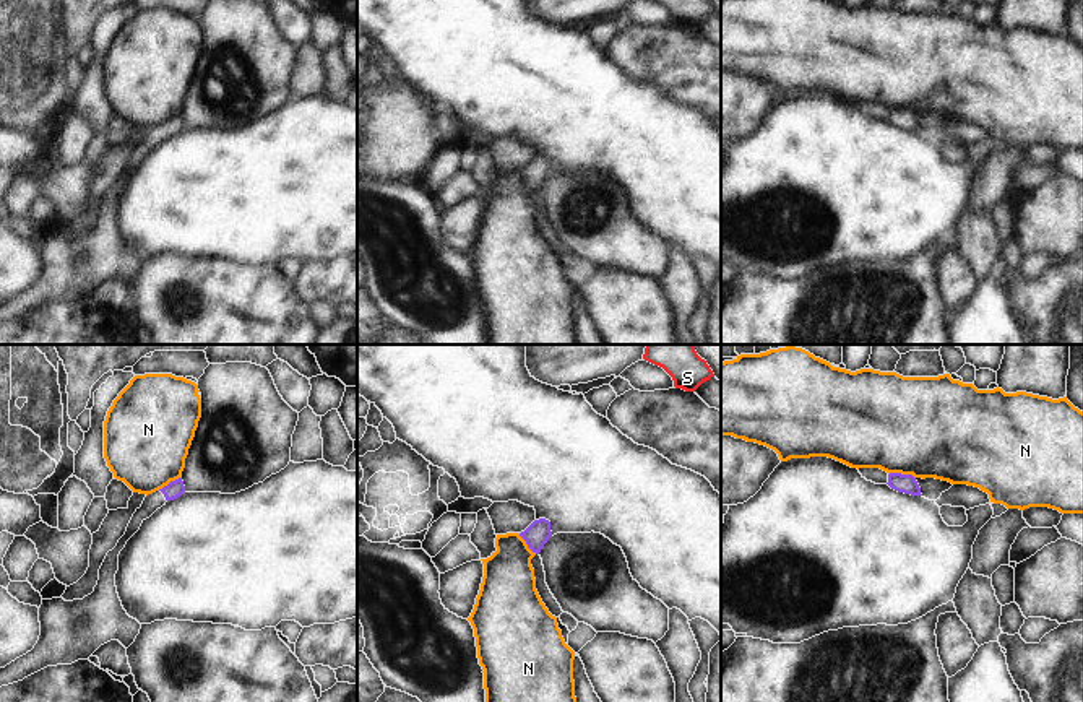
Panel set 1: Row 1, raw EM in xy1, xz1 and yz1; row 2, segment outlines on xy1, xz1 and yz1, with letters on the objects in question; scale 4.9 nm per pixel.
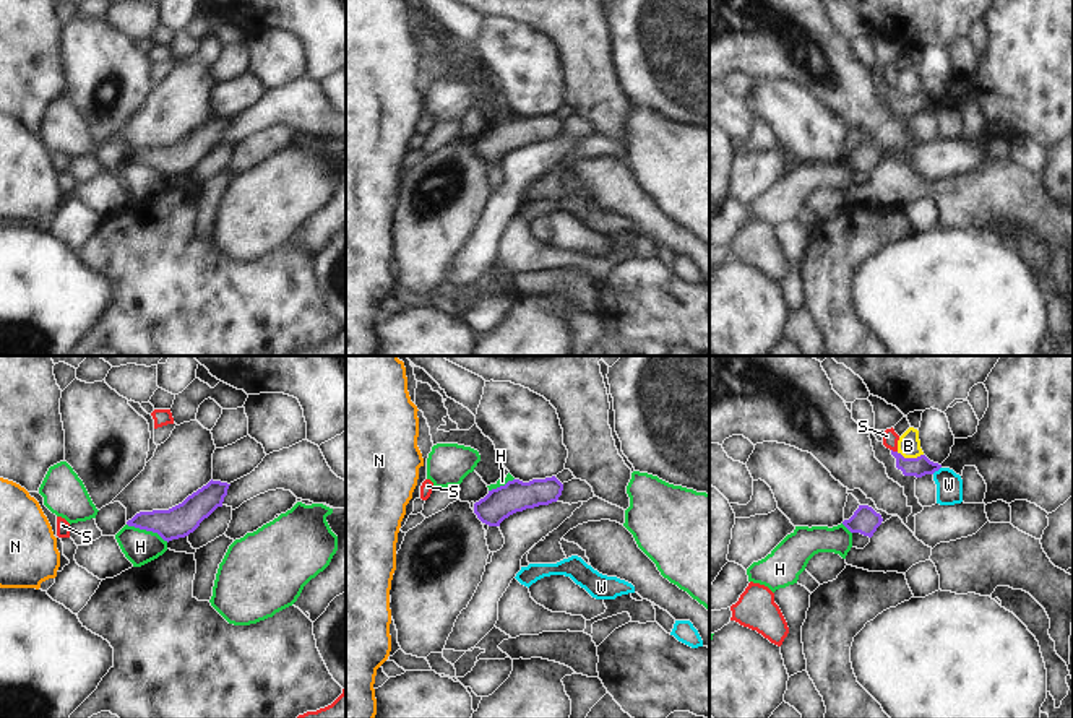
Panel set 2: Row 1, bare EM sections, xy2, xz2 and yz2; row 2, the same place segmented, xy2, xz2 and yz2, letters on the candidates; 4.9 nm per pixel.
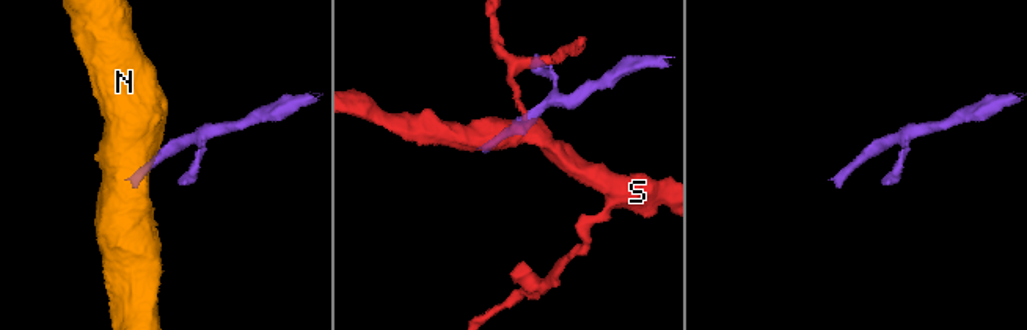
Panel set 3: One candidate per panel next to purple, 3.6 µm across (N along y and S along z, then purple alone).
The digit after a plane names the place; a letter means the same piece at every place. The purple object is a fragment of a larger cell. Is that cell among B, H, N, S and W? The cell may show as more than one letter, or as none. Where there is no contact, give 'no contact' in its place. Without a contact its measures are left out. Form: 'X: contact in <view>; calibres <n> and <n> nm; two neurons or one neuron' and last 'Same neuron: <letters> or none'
B: contact in yz2; calibres 100 and 110 nm; two neurons
H: contact in xy2; calibres 160 and 170 nm; two neurons
N: contact in yz1; calibres 100 and 480 nm; two neurons
S: contact in yz2; calibres 100 and 80 nm; two neurons
W: contact in yz2; calibres 100 and 130 nm; two neurons
Same neuron: none

